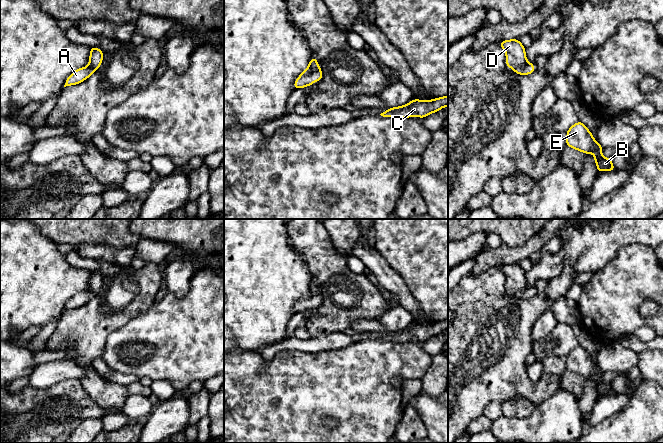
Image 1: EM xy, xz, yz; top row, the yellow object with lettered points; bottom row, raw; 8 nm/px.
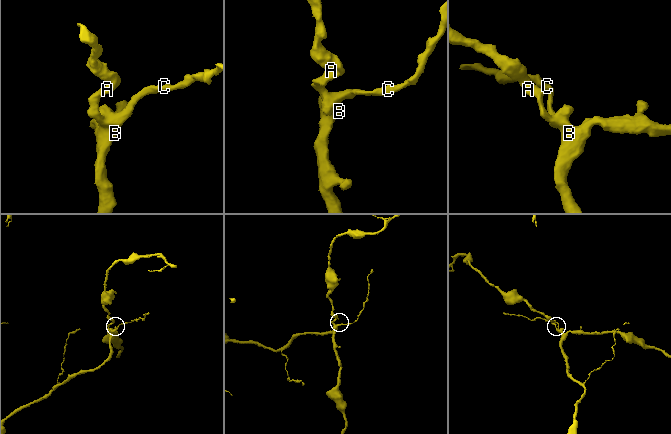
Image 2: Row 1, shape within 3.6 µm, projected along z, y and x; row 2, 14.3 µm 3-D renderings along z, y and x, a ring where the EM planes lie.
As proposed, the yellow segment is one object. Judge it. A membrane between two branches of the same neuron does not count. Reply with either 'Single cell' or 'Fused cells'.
Single cell

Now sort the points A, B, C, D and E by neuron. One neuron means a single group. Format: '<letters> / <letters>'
A B C D E

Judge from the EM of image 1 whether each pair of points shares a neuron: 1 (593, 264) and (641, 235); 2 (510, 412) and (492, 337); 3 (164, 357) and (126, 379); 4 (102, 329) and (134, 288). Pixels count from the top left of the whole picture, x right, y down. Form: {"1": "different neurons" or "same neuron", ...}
{"1": "same neuron", "2": "different neurons", "3": "different neurons", "4": "same neuron"}

